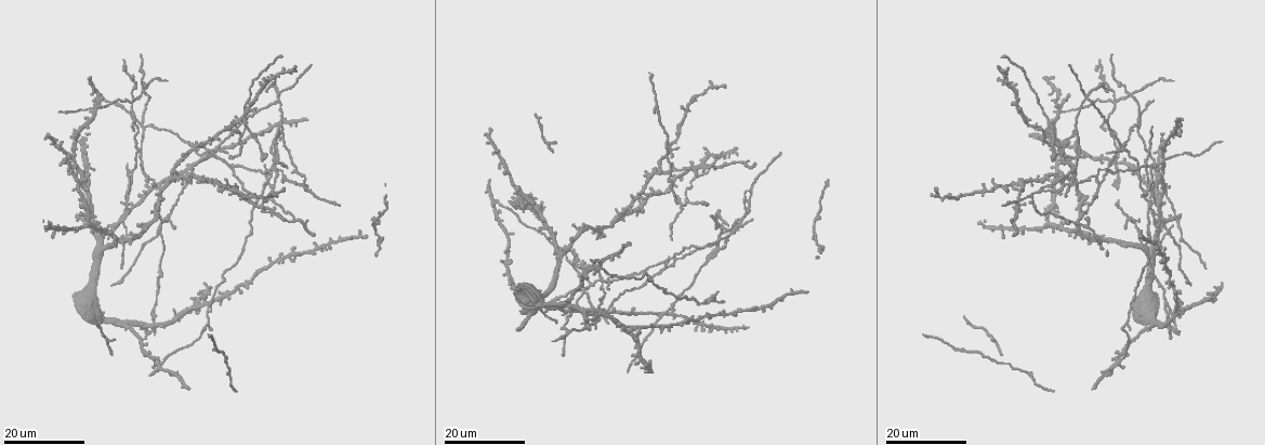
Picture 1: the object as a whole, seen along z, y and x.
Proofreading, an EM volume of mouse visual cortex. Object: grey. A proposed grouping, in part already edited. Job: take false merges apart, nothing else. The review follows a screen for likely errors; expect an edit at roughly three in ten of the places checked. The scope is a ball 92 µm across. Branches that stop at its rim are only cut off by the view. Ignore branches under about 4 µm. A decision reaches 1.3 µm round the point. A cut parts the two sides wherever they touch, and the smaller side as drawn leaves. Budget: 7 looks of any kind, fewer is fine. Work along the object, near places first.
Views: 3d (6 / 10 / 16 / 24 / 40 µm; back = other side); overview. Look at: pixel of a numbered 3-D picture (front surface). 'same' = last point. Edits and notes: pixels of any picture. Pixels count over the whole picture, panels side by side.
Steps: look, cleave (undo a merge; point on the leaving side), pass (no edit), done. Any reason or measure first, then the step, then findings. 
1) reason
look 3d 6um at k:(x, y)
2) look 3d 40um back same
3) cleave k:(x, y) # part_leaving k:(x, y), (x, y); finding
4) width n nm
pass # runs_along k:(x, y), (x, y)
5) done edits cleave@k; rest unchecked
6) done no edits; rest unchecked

four-way junction
look 3d 24um at 1:(1117, 100)

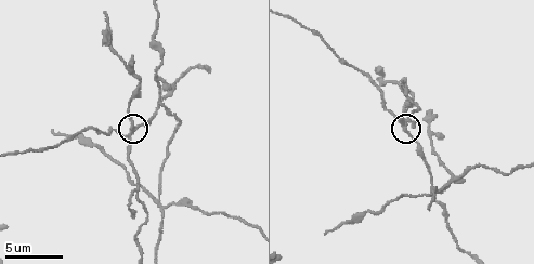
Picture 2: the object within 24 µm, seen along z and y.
look 3d 6um at 2:(129, 131)

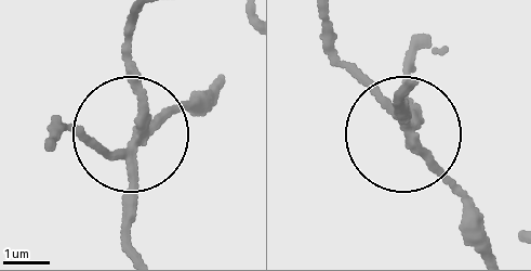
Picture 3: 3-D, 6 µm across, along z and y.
arms 4
cleave 3:(88, 139) # part_leaving 3:(131, 147), (53, 136); a second cell is stuck on

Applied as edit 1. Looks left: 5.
look overview

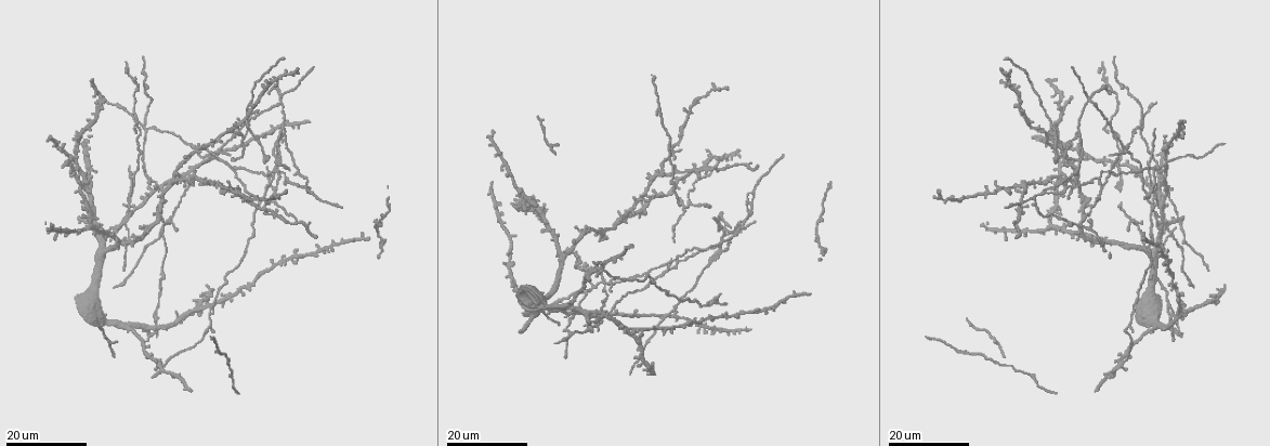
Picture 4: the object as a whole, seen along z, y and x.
four-way junction
look 3d 16um at 4:(279, 100)

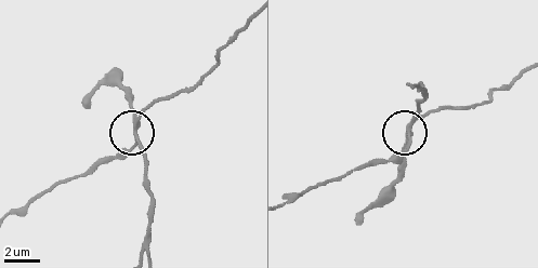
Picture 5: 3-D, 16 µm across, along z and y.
look 3d 6um at 5:(135, 134)

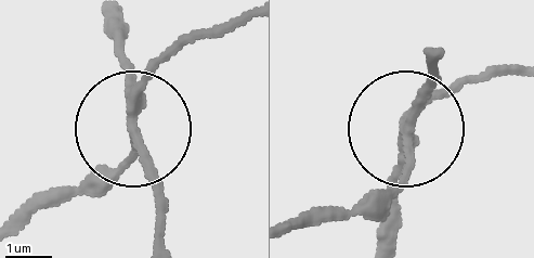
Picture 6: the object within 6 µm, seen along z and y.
look 3d 6um back at 6:(134, 129)

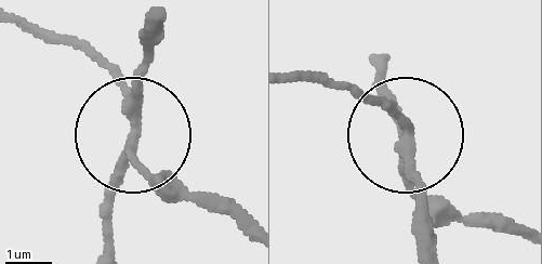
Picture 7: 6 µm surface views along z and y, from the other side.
width 240 nm
cleave 7:(117, 182) # part_leaving 7:(131, 124), (104, 249); two cells meet here

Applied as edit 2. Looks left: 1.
done edits cleave@3, cleave@7; rest unchecked

